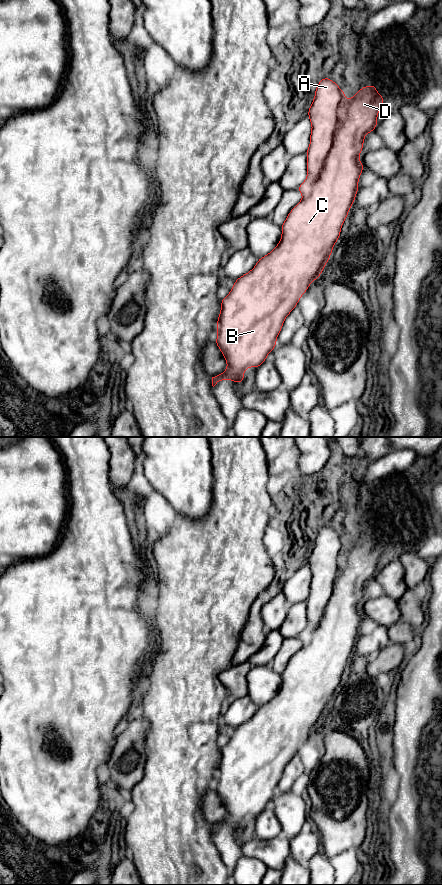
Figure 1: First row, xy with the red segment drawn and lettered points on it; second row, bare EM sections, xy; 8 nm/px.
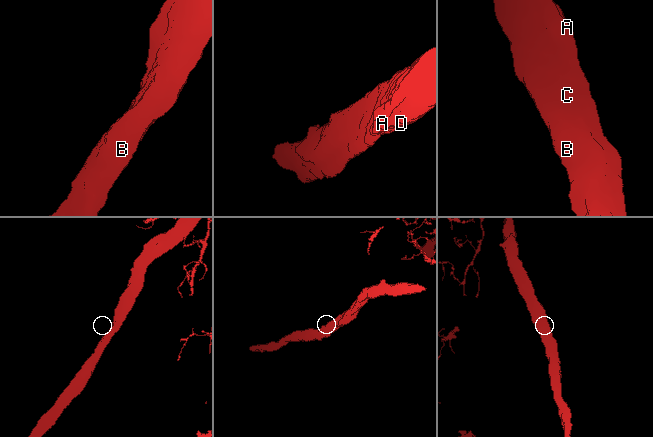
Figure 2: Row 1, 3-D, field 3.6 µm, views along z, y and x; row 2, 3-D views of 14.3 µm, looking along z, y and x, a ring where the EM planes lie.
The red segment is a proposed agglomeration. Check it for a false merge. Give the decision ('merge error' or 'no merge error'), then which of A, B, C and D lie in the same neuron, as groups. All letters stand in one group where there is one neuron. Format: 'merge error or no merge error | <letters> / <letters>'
no merge error | A B C D

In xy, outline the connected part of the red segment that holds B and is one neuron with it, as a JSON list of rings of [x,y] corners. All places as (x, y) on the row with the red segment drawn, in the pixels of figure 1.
[[[331,79],[319,81],[314,100],[308,110],[312,130],[307,155],[307,177],[297,188],[303,199],[290,211],[281,225],[282,236],[278,245],[267,255],[258,259],[255,267],[235,280],[230,293],[221,300],[221,311],[217,320],[218,336],[216,345],[226,359],[227,369],[212,377],[214,387],[220,380],[244,382],[244,371],[248,367],[258,368],[266,361],[267,355],[275,348],[285,318],[297,306],[310,283],[318,278],[329,260],[336,241],[340,238],[341,227],[355,202],[359,189],[358,181],[364,169],[359,155],[363,149],[364,137],[375,130],[377,116],[384,102],[375,85],[364,86],[353,98],[346,99],[344,91]]]

